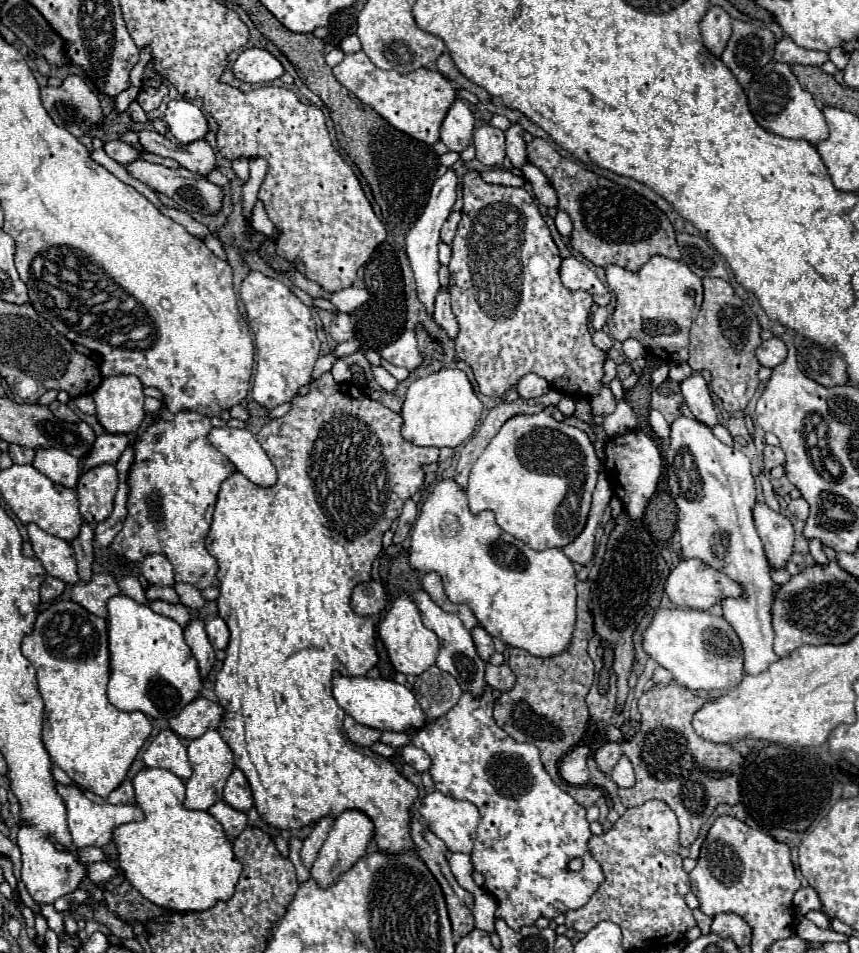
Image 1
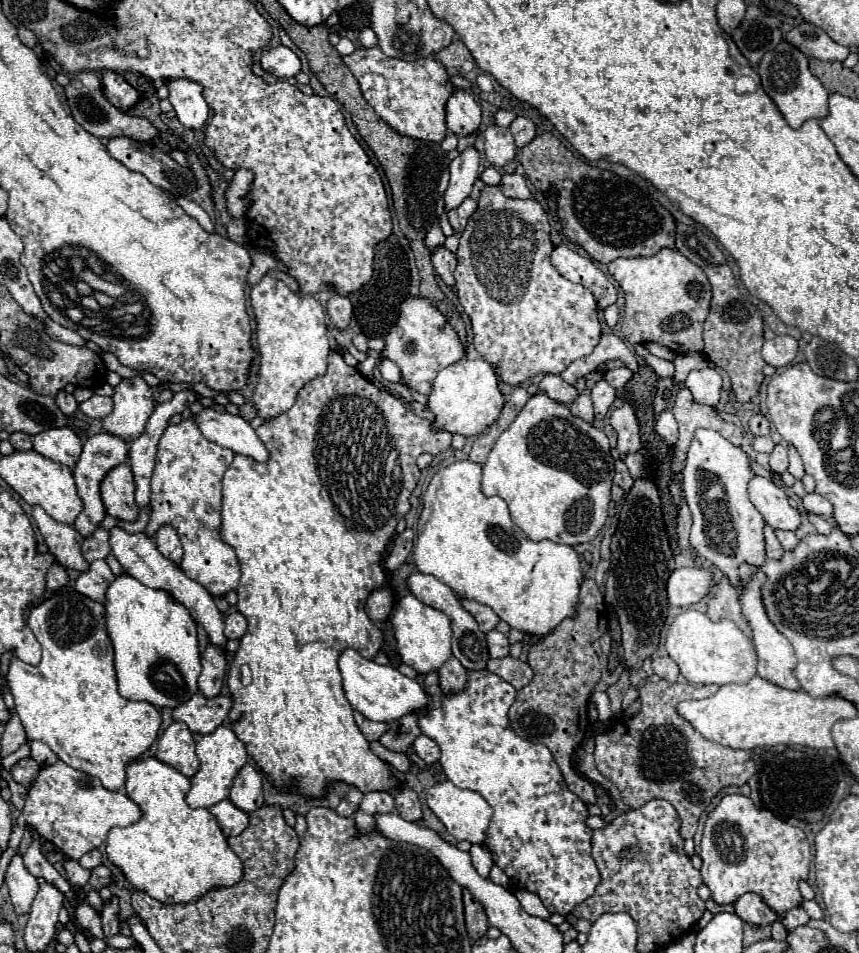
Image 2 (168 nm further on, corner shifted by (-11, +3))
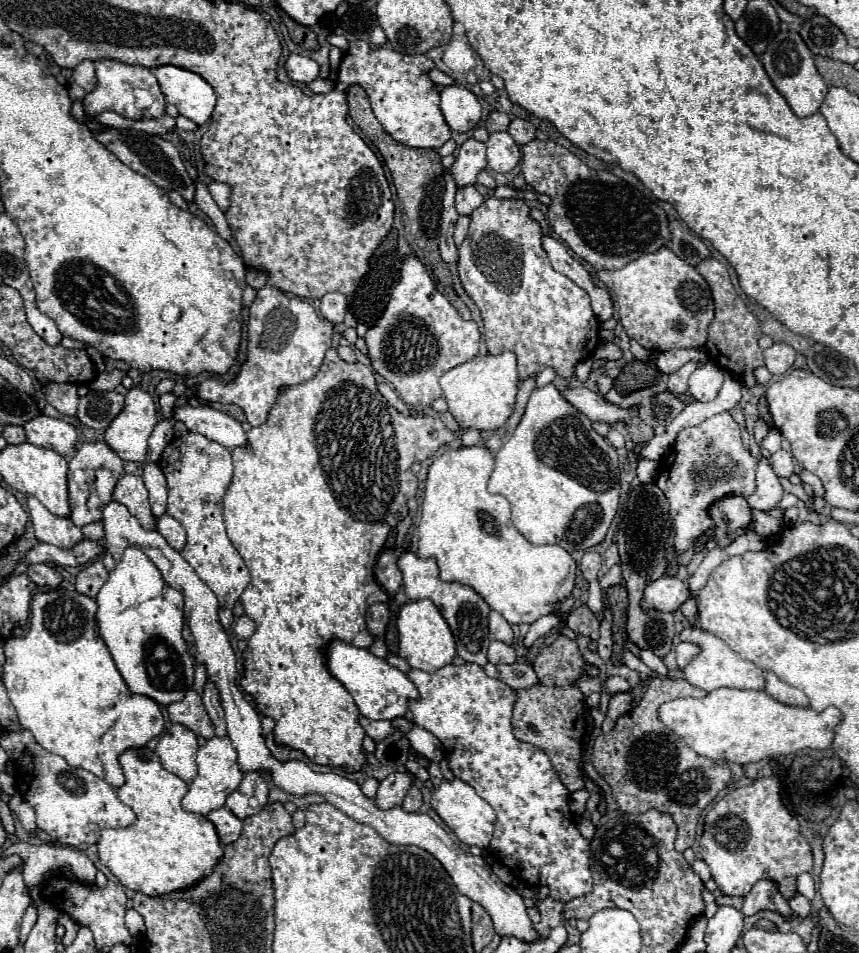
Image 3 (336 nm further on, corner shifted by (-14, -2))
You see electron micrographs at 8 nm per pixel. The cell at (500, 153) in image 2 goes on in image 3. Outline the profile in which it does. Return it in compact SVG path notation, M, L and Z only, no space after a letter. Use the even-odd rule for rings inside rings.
M508 132L490 134L486 146L488 146L488 166L494 172L510 172L520 162L520 146Z

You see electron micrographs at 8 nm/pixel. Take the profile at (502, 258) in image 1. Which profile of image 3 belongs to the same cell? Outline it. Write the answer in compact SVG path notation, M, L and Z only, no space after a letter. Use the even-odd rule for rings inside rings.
M488 198L470 216L470 230L458 252L458 274L464 290L476 302L484 320L484 338L490 354L498 350L514 350L518 356L520 380L542 372L546 366L554 368L558 376L572 376L574 366L592 356L598 346L598 320L590 308L590 296L576 286L568 276L554 272L542 244L540 224L530 218L530 208L524 200Z

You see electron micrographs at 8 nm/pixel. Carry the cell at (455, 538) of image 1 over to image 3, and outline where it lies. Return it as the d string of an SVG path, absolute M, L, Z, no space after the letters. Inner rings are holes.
M486 446L446 448L442 456L434 458L428 468L426 488L422 498L422 512L418 524L418 556L432 556L440 564L440 580L460 580L476 588L488 606L500 612L510 624L532 624L540 616L554 612L554 606L570 596L576 578L574 558L556 544L530 544L510 520L510 504L500 494L488 492L488 478L494 468L494 454Z

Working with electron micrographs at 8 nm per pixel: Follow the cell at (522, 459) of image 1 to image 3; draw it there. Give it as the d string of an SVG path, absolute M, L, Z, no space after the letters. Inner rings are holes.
M546 384L542 388L536 388L532 394L530 394L530 400L526 404L526 412L518 424L518 428L514 430L512 438L496 452L496 466L490 474L490 484L488 484L488 490L492 494L502 494L510 506L512 506L512 522L514 526L518 528L518 532L532 544L558 544L562 546L566 552L574 552L574 550L588 550L592 546L596 546L598 542L604 540L606 536L606 530L618 510L618 496L620 496L620 484L618 484L618 456L616 456L616 450L614 446L610 446L606 442L606 438L602 438L594 428L592 428L592 422L586 414L582 414L580 410L576 410L564 396L562 392L554 386L554 384Z

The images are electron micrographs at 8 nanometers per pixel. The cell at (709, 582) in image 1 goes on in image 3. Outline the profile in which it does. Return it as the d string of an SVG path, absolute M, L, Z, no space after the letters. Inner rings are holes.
M662 576L654 582L650 582L644 588L644 596L640 600L640 608L642 610L668 610L674 612L678 610L678 606L690 598L688 586L674 578L674 576Z

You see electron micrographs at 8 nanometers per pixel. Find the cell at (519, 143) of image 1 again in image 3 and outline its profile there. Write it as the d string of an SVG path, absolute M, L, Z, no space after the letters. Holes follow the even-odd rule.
M514 118L510 122L510 126L508 126L508 132L520 146L524 146L524 144L528 144L528 142L532 142L536 138L534 124L528 122L528 120L522 120L522 118Z

